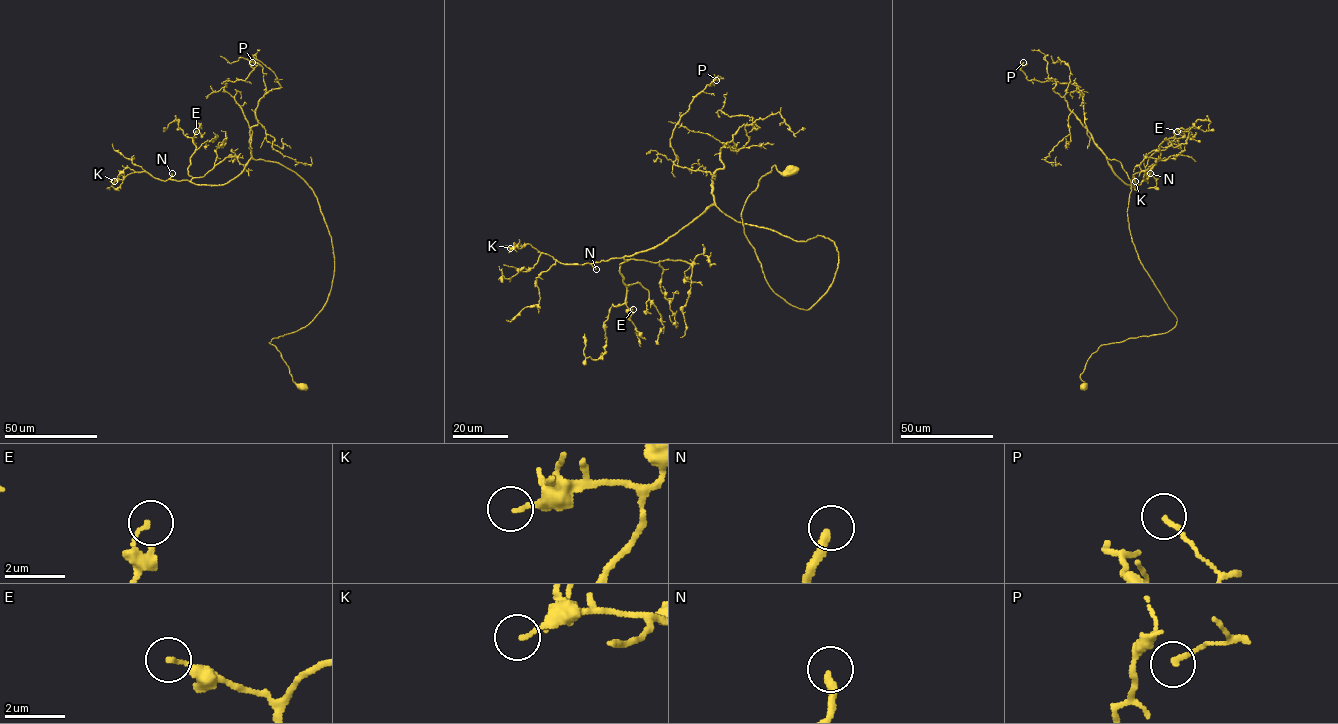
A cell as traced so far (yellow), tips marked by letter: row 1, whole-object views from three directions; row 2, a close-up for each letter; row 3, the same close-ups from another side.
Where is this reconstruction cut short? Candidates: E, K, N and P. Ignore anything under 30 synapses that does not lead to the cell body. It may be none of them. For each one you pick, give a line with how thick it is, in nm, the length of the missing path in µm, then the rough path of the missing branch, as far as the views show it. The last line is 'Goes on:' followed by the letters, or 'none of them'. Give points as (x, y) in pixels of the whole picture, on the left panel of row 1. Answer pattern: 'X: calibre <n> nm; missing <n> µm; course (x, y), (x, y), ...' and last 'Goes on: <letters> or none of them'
N: calibre 260 nm; missing 60 µm; course (172, 173), (157, 144), (140, 156), (137, 154)
Goes on: N

